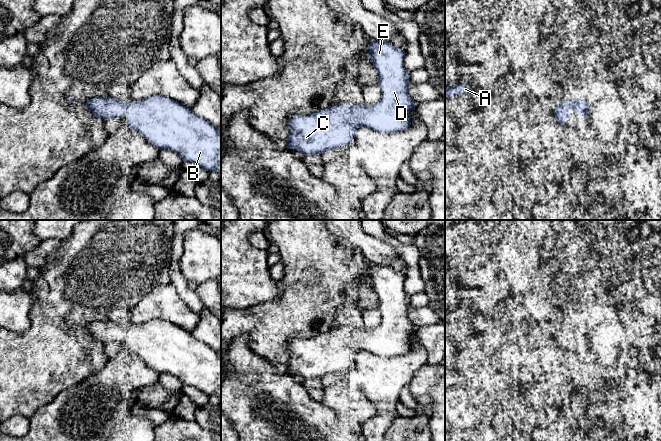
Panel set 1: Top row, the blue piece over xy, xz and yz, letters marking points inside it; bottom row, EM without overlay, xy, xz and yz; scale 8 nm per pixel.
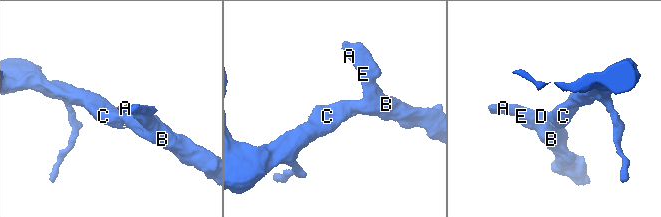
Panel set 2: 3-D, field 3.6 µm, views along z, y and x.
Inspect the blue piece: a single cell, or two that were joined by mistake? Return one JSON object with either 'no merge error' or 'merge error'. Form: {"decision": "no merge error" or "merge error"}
{"decision": "no merge error"}

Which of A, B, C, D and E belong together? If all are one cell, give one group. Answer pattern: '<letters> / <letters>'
A B C D E

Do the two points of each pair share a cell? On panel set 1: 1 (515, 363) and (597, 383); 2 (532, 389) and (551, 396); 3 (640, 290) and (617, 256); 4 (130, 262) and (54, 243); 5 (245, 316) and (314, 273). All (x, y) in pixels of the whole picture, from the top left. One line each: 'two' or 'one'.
1: one
2: one
3: two
4: two
5: one

